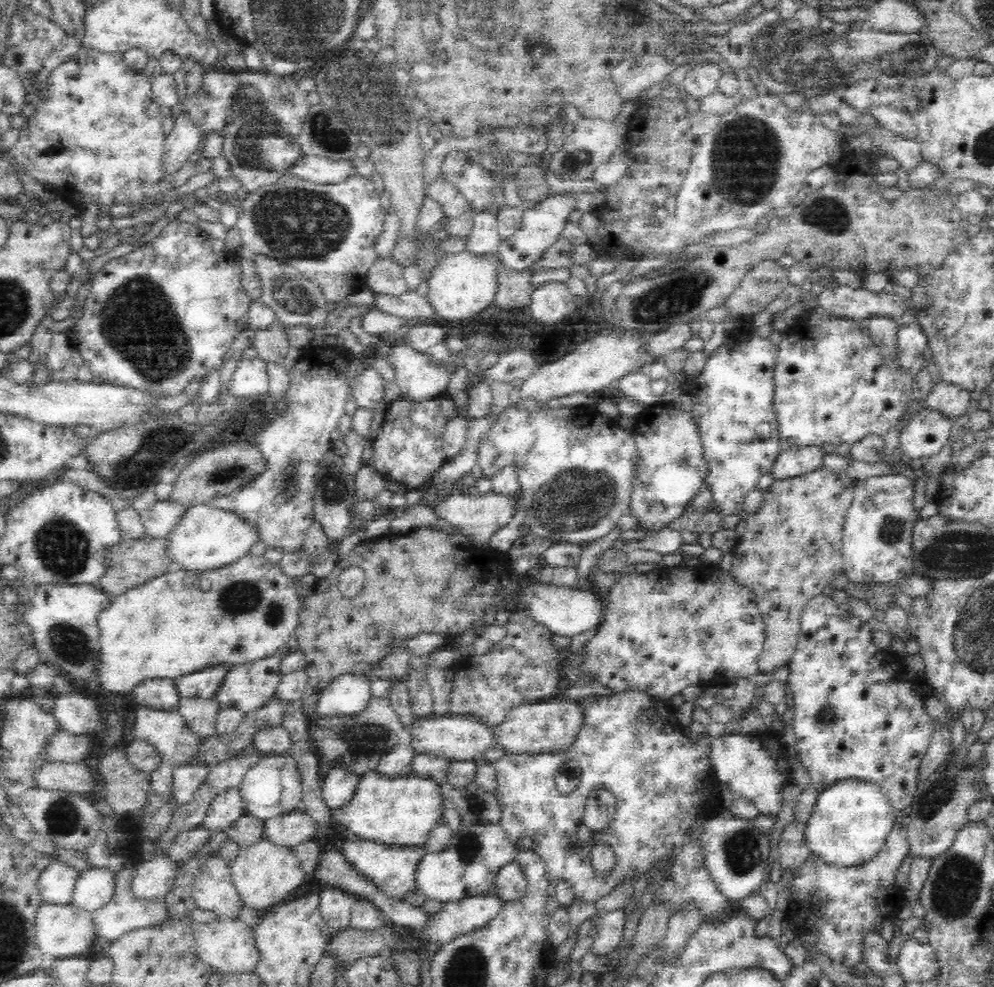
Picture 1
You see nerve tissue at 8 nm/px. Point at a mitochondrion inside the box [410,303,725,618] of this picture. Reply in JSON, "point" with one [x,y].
{"point":[578,496]}

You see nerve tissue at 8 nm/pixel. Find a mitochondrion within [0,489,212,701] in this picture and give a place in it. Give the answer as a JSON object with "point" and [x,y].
{"point":[63,548]}

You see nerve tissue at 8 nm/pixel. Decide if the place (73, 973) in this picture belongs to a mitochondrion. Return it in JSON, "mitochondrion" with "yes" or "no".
{"mitochondrion":"no"}

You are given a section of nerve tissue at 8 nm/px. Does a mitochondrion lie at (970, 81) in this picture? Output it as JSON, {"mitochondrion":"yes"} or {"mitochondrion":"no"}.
{"mitochondrion":"no"}

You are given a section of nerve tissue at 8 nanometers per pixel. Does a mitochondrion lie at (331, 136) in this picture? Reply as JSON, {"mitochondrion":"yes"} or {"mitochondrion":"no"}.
{"mitochondrion":"yes"}

